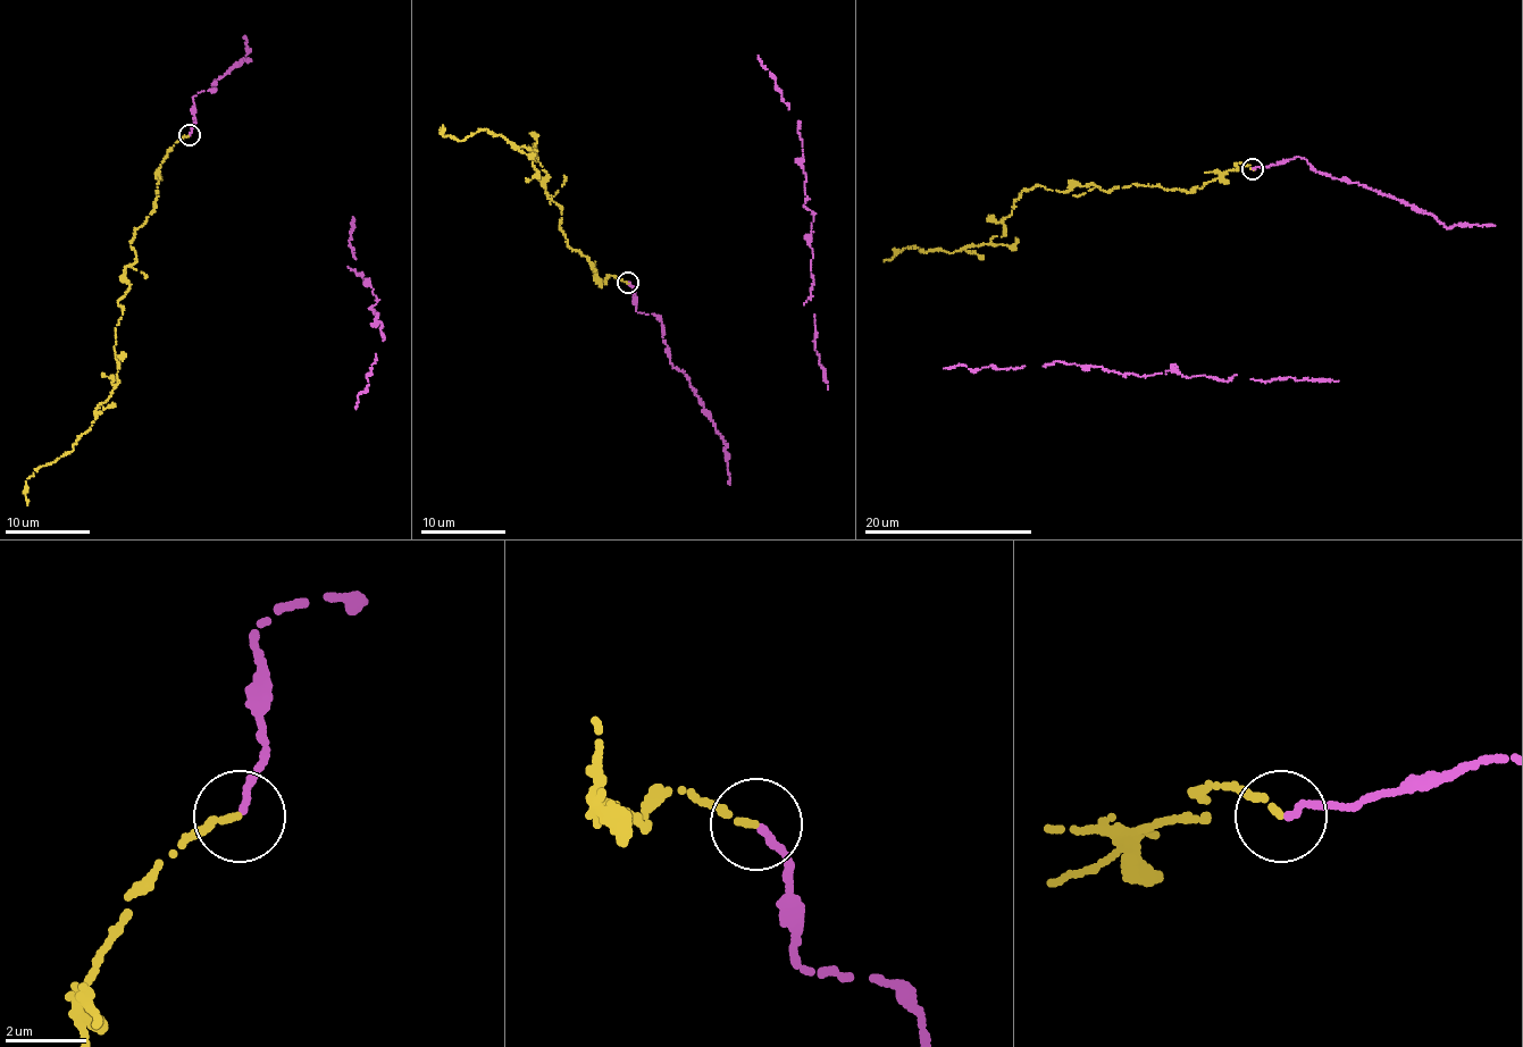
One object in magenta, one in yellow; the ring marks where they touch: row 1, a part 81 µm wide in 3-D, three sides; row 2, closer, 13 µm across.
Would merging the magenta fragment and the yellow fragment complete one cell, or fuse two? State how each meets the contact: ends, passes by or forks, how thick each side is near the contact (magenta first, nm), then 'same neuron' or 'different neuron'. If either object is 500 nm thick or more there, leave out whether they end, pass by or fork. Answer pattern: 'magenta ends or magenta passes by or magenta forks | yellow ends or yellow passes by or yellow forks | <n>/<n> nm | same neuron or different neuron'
magenta ends | yellow ends | 160/150 nm | same neuron

